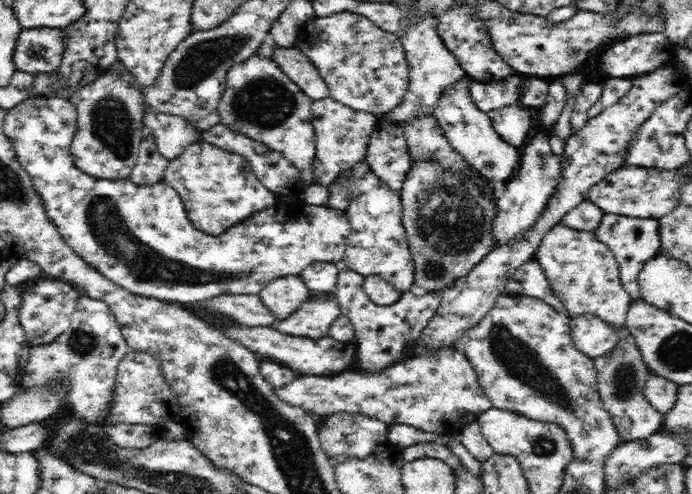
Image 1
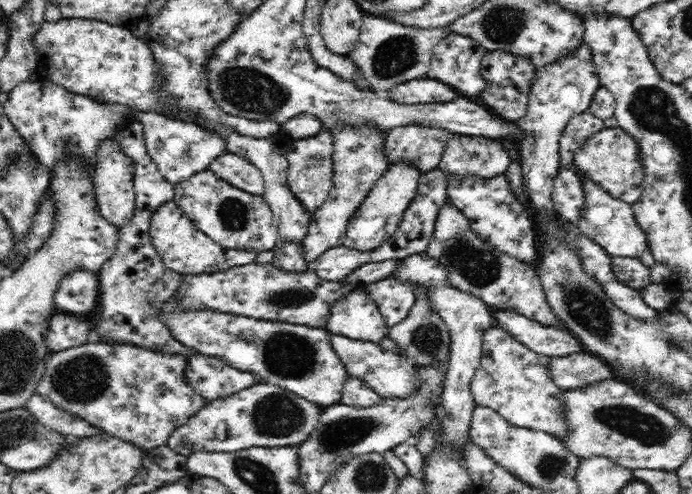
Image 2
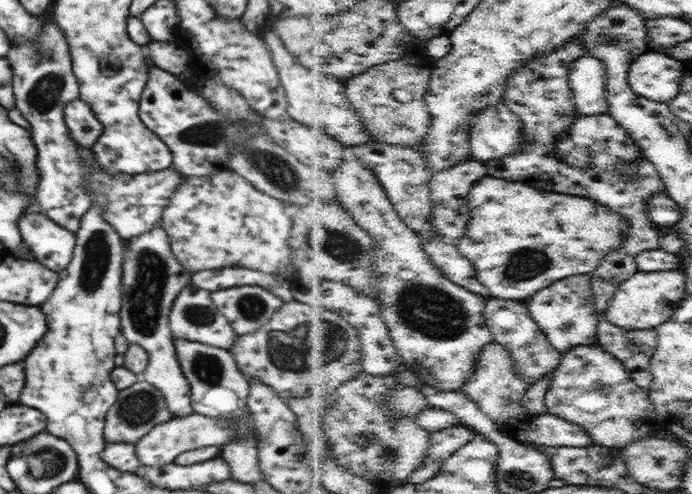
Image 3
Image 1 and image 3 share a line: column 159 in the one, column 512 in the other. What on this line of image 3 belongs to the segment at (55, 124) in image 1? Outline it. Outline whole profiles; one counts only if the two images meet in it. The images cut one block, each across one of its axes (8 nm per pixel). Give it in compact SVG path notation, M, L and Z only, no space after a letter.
M486 176L475 184L471 192L473 220L470 221L468 234L457 242L458 248L477 264L479 280L496 297L522 300L545 291L560 280L593 275L614 249L620 249L626 243L632 224L613 209L596 200L581 197Z

